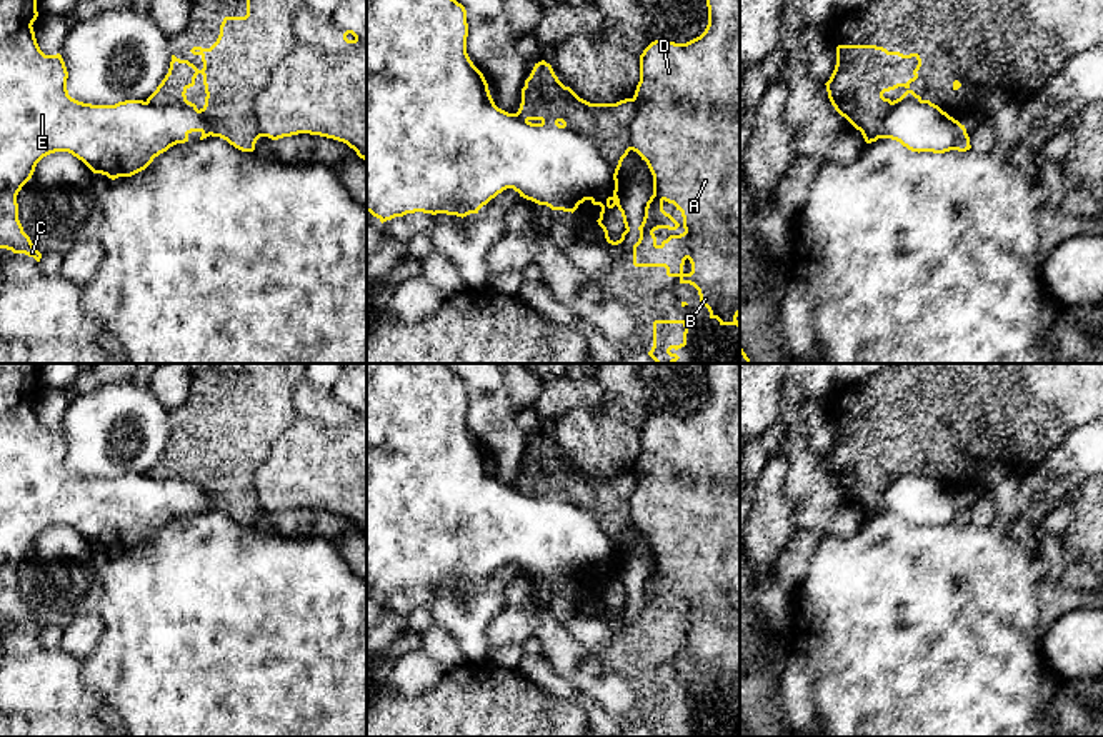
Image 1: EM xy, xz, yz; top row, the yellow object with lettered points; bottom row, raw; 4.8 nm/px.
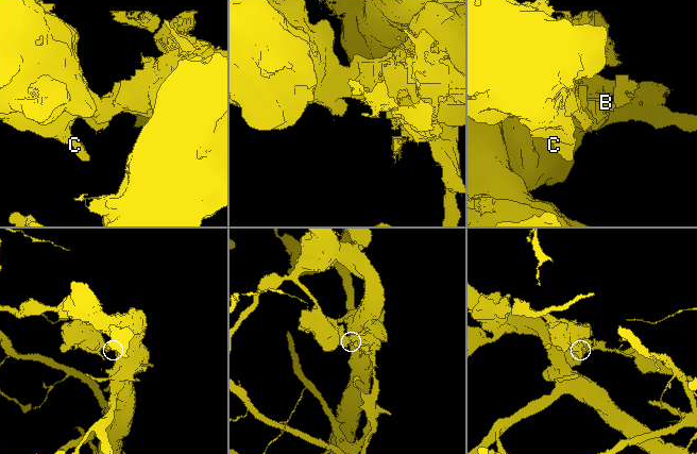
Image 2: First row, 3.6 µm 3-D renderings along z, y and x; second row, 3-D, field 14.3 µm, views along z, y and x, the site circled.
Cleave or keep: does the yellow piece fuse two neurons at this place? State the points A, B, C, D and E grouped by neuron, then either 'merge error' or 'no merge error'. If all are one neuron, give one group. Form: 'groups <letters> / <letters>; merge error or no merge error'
groups A B D / C E; merge error

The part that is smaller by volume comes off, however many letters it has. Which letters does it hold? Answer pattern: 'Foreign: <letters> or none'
Foreign: A, B, D

